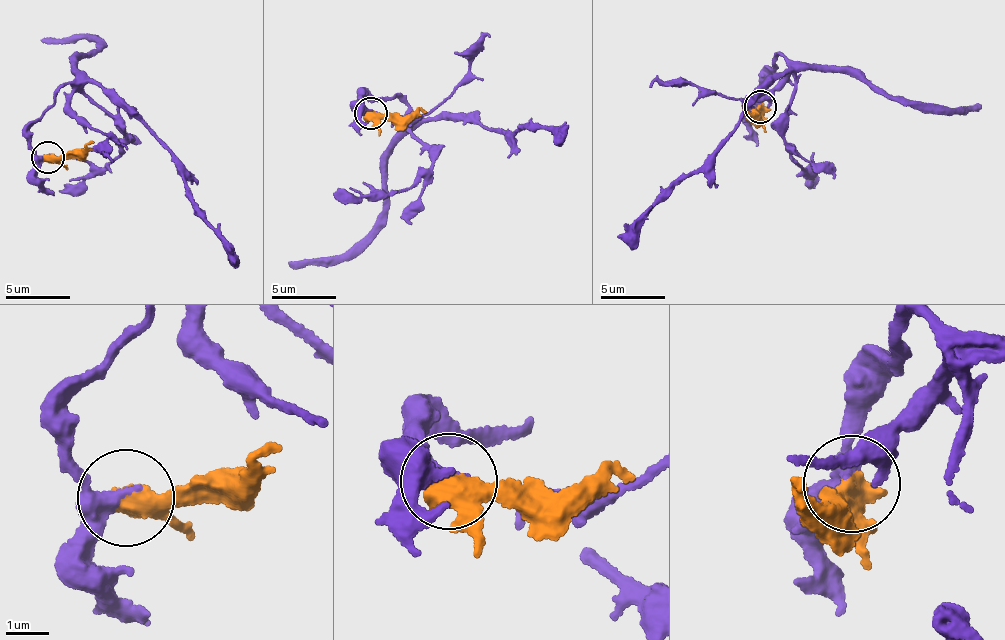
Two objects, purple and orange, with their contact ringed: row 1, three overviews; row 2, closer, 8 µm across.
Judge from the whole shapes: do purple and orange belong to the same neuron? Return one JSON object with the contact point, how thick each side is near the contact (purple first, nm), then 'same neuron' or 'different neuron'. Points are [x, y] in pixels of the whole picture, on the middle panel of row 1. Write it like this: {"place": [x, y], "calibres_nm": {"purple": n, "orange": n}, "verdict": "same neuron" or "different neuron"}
{"place": [370, 113], "calibres_nm": {"purple": 360, "orange": 460}, "verdict": "different neuron"}

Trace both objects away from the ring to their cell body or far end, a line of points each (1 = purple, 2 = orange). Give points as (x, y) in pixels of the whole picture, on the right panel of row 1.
1: (761, 105), (758, 96), (765, 70), (779, 57), (790, 69), (742, 114), (719, 149), (650, 208), (630, 251)
2: (761, 108), (749, 114), (745, 108)

